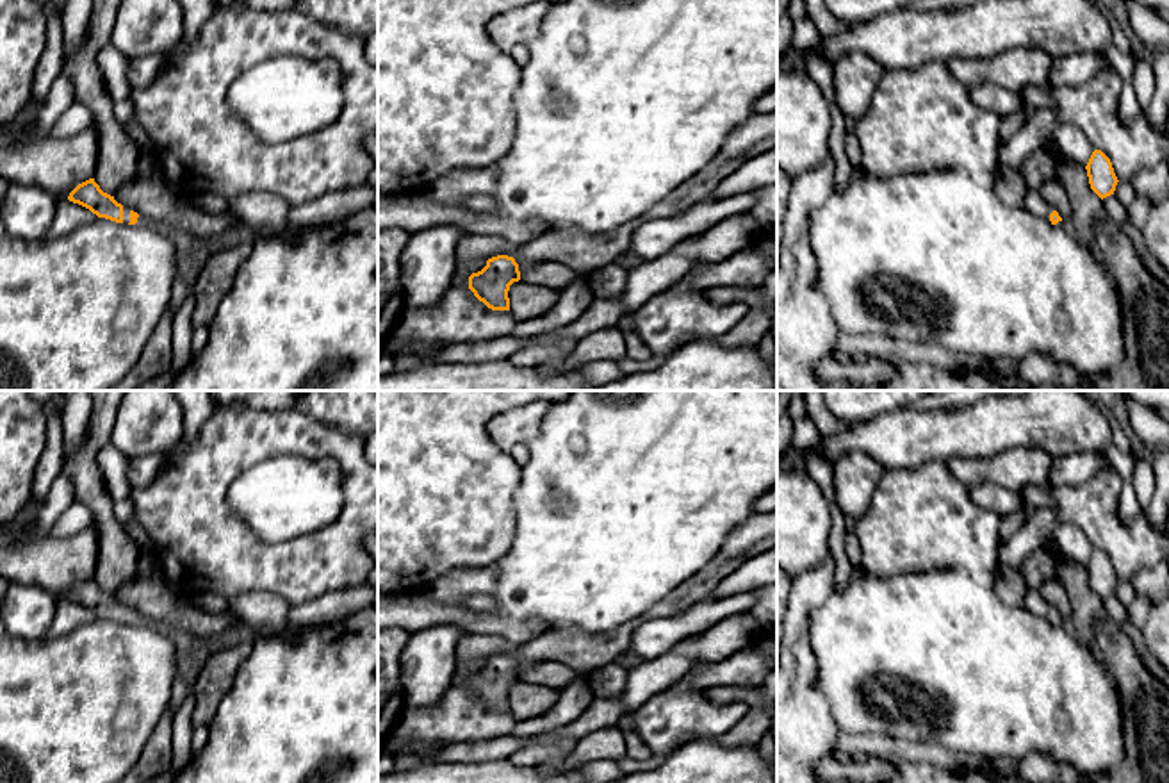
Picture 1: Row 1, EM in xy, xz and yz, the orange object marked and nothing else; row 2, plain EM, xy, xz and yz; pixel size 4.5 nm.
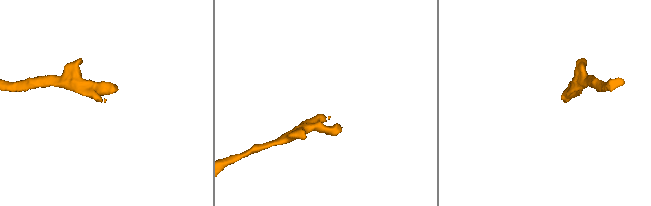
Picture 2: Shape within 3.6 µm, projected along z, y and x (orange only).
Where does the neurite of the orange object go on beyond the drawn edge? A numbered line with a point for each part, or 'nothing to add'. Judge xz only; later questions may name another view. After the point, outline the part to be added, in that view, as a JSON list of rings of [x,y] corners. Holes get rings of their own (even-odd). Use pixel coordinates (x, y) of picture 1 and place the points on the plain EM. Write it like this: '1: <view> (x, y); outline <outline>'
1: xz (581, 651); outline [[[777,510],[768,514],[754,512],[727,535],[716,555],[704,567],[681,581],[640,615],[597,635],[583,631],[544,631],[519,646],[513,658],[522,667],[536,662],[558,662],[581,672],[593,672],[613,663],[625,653],[634,631],[642,624],[683,615],[693,605],[706,601],[711,590],[743,562],[775,544]]]

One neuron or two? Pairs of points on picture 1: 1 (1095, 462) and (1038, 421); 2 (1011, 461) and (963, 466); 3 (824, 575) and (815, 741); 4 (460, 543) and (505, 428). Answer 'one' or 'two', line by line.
1: two
2: one
3: one
4: two

